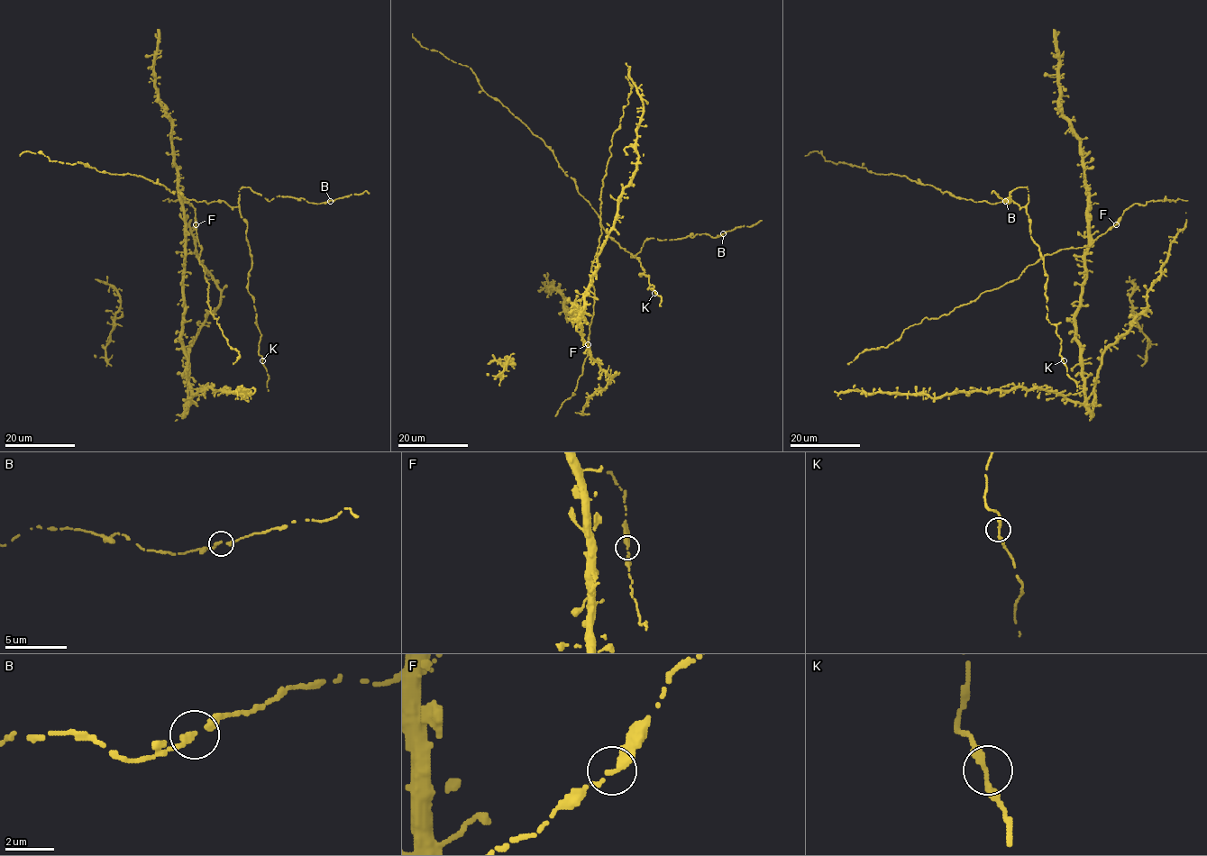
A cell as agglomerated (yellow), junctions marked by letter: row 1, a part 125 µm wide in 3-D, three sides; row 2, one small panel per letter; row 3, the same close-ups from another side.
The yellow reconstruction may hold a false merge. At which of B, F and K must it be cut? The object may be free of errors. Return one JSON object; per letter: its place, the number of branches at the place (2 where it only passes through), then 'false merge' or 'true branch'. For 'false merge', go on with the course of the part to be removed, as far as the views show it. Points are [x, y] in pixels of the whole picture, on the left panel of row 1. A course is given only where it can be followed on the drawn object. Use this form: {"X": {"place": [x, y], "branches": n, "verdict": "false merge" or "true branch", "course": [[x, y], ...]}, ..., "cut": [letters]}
{"B": {"place": [330, 201], "branches": 2, "verdict": "true branch"}, "F": {"place": [196, 224], "branches": 2, "verdict": "true branch"}, "K": {"place": [262, 360], "branches": 2, "verdict": "true branch"}, "cut": []}

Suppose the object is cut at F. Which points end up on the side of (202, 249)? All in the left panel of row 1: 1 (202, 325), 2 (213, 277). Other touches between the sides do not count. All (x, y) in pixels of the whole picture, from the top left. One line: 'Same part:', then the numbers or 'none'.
Same part: none

